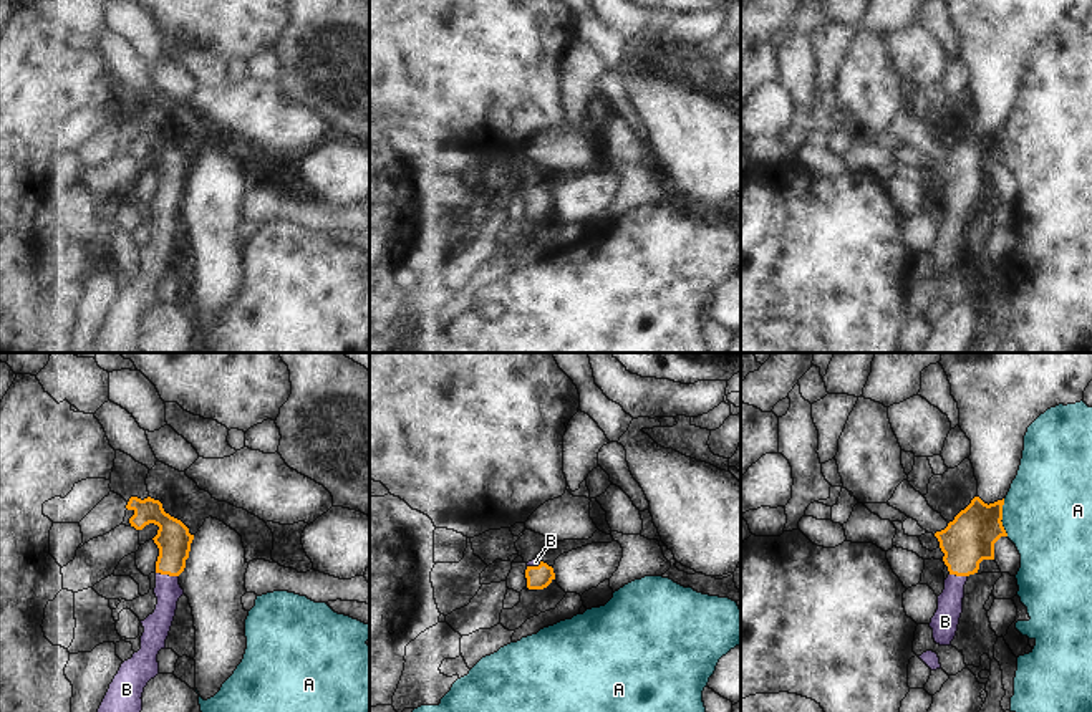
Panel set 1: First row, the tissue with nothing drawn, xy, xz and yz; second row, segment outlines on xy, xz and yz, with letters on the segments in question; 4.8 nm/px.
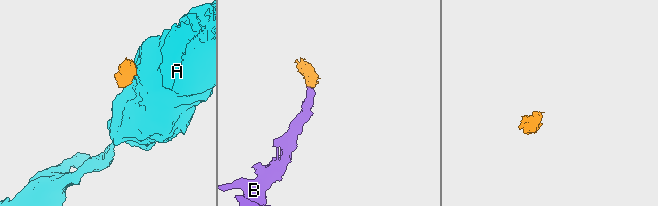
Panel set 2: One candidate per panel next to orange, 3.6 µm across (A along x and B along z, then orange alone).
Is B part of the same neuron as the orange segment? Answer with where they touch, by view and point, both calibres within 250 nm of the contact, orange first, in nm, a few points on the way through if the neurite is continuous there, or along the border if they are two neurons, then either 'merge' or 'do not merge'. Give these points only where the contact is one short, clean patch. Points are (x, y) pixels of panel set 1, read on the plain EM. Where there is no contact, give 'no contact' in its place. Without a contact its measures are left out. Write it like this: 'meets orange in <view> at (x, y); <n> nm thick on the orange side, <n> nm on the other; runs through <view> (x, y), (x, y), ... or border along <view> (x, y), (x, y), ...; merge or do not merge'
meets orange in xy at (168, 202); 170 nm thick on the orange side, 130 nm on the other; runs through xy (173, 168), (173, 186), (168, 202), (168, 219); merge

